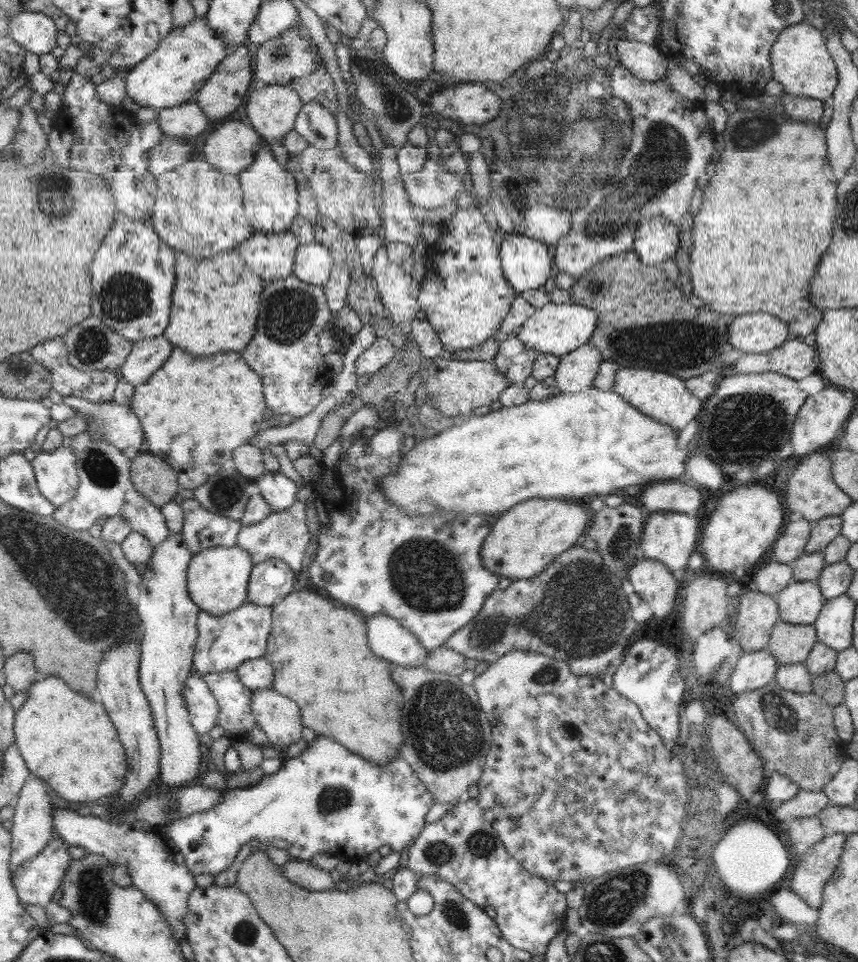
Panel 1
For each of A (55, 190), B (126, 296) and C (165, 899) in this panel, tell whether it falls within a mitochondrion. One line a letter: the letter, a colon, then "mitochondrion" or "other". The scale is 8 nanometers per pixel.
A: mitochondrion
B: mitochondrion
C: other

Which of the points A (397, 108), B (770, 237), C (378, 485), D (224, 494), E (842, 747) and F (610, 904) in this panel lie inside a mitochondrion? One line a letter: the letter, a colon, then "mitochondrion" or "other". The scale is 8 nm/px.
A: mitochondrion
B: other
C: other
D: mitochondrion
E: other
F: mitochondrion

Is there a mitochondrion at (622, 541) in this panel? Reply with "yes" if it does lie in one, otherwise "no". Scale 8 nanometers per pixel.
yes

